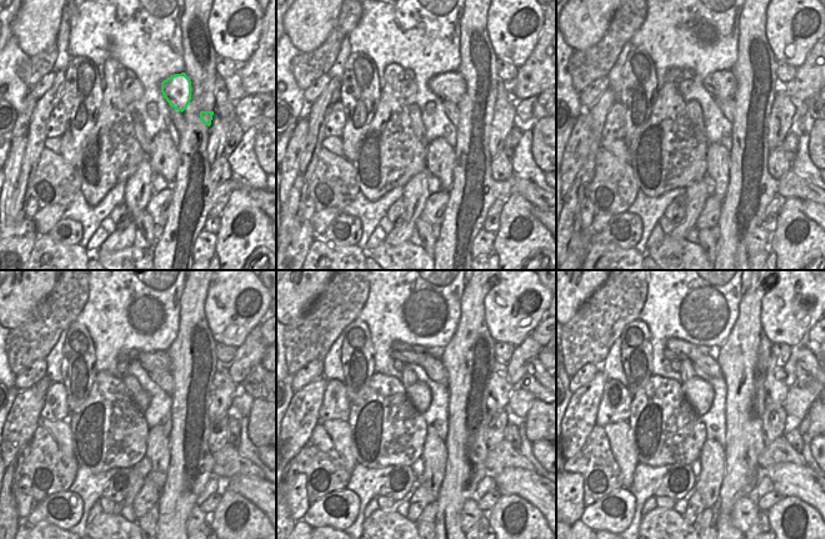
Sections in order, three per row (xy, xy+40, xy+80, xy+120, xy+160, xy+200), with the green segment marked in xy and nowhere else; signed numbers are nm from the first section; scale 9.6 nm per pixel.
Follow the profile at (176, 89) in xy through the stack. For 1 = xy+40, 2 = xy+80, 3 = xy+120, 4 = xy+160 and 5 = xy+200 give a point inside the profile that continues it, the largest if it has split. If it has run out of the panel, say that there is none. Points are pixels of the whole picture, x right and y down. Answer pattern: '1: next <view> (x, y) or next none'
1: next xy+40 (449, 86)
2: next xy+80 (721, 84)
3: next xy+120 (150, 362)
4: next xy+160 (410, 357)
5: next xy+200 (670, 355)

